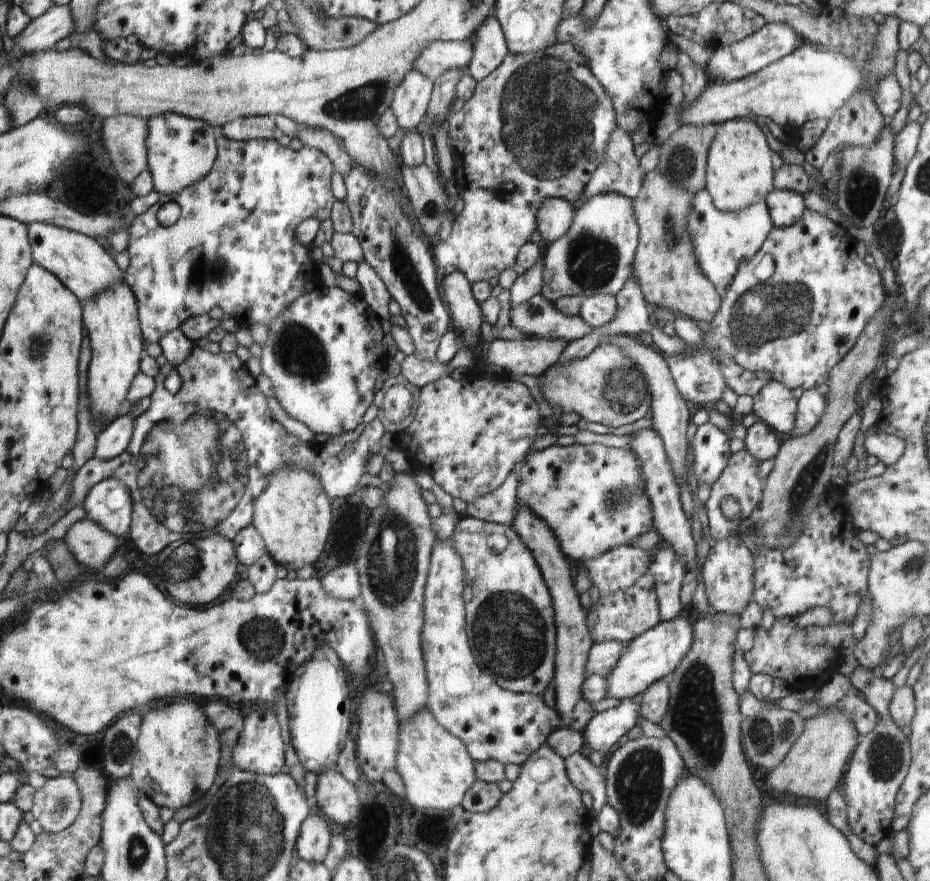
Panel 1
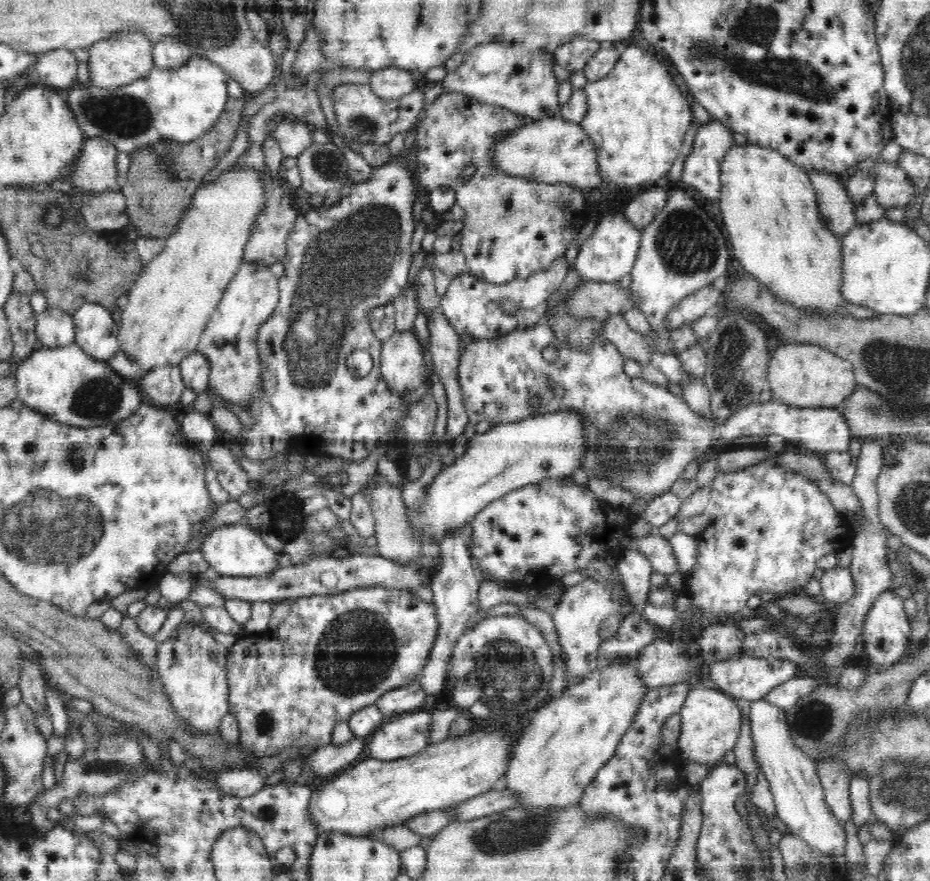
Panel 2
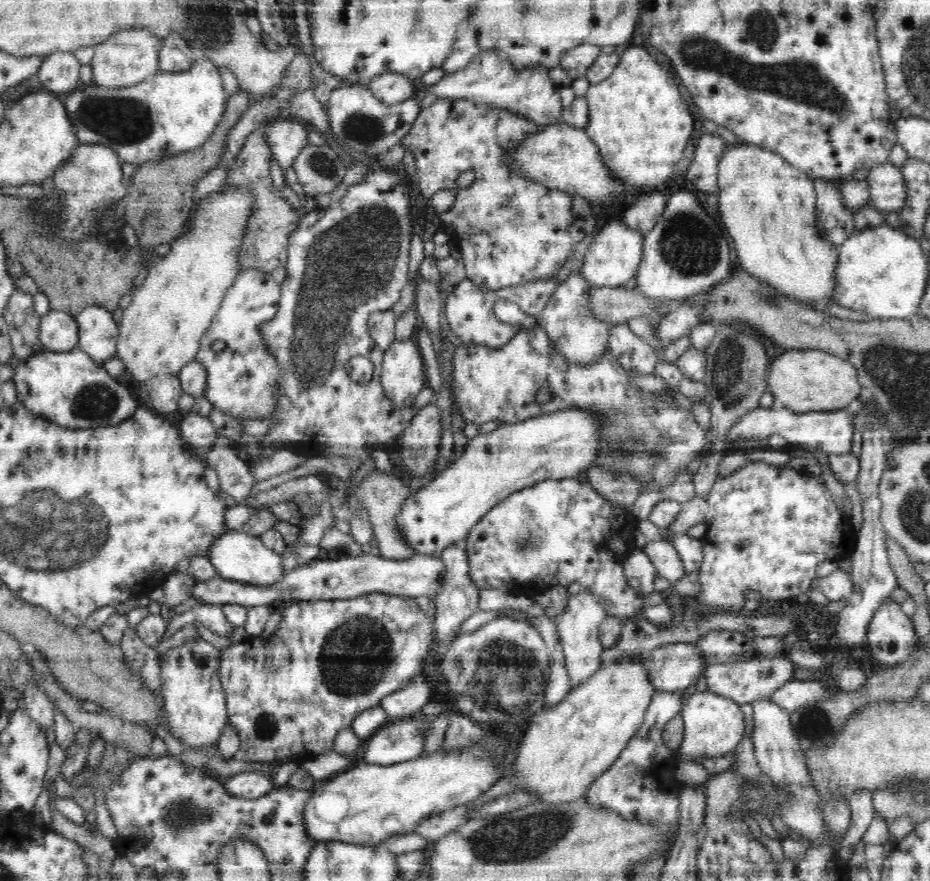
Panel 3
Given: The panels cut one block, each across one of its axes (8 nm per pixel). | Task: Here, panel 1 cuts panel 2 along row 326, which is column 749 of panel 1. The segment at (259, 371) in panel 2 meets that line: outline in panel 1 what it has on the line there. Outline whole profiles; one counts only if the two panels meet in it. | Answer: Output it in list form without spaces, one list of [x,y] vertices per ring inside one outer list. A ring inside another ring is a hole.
[[[705,188],[693,193],[687,231],[691,235],[699,269],[716,287],[720,298],[724,298],[727,288],[739,270],[739,264],[751,259],[760,250],[774,226],[768,205],[764,201],[753,202],[736,212],[726,212],[714,206],[710,193]]]

